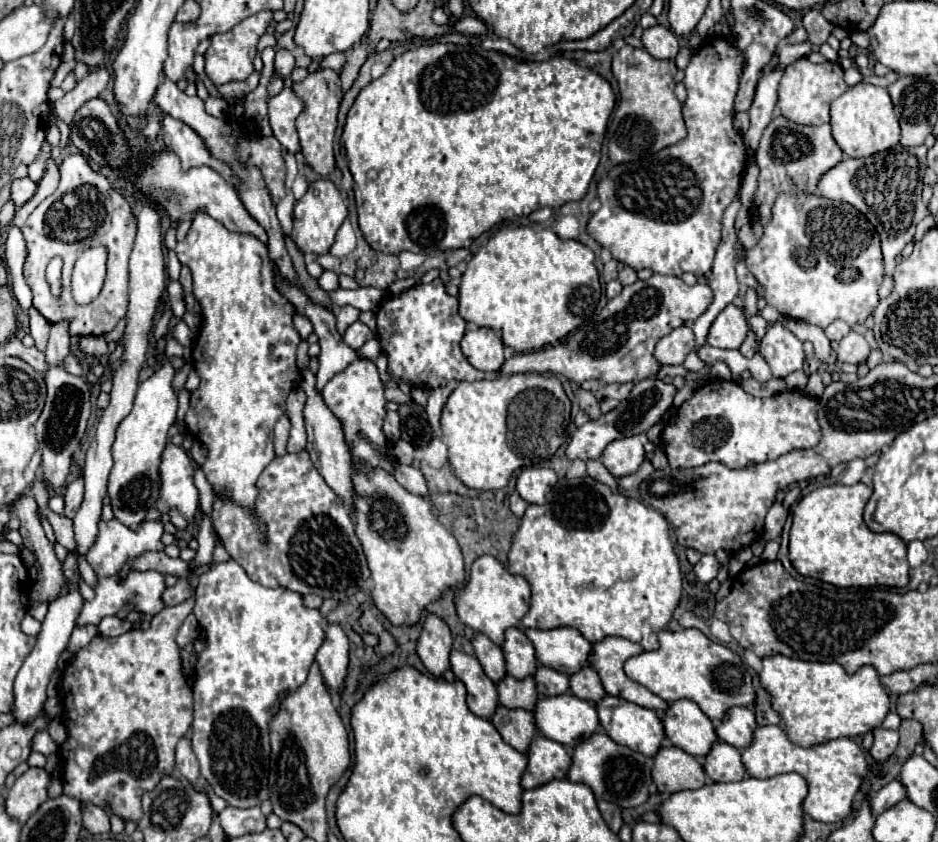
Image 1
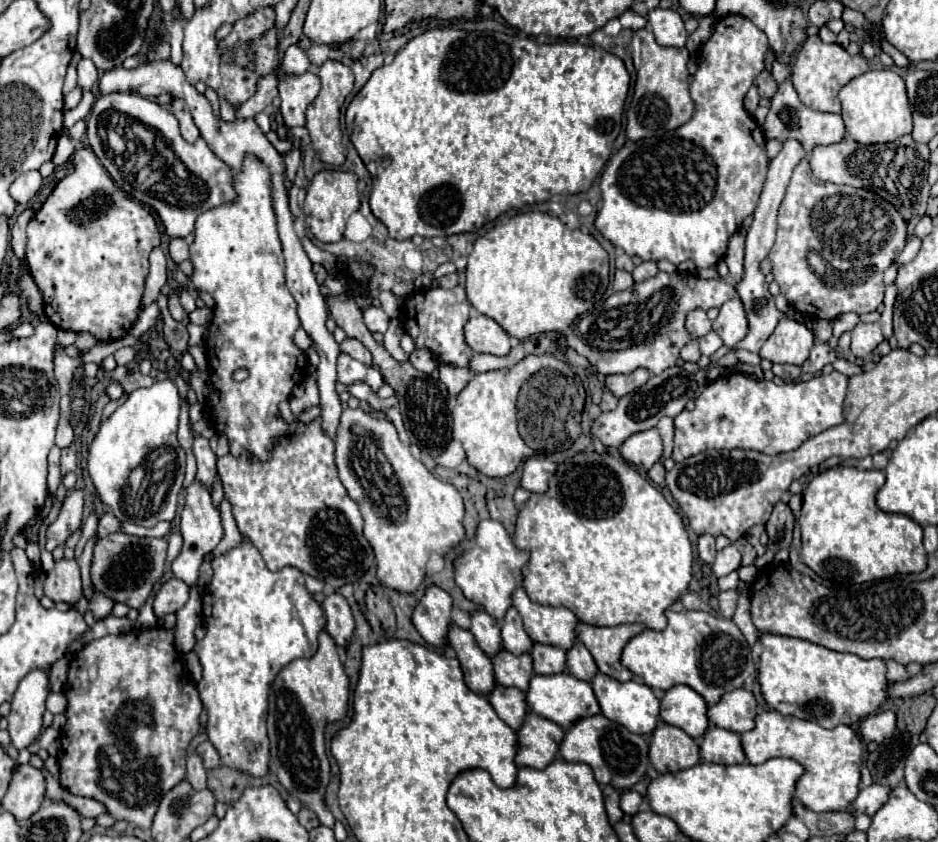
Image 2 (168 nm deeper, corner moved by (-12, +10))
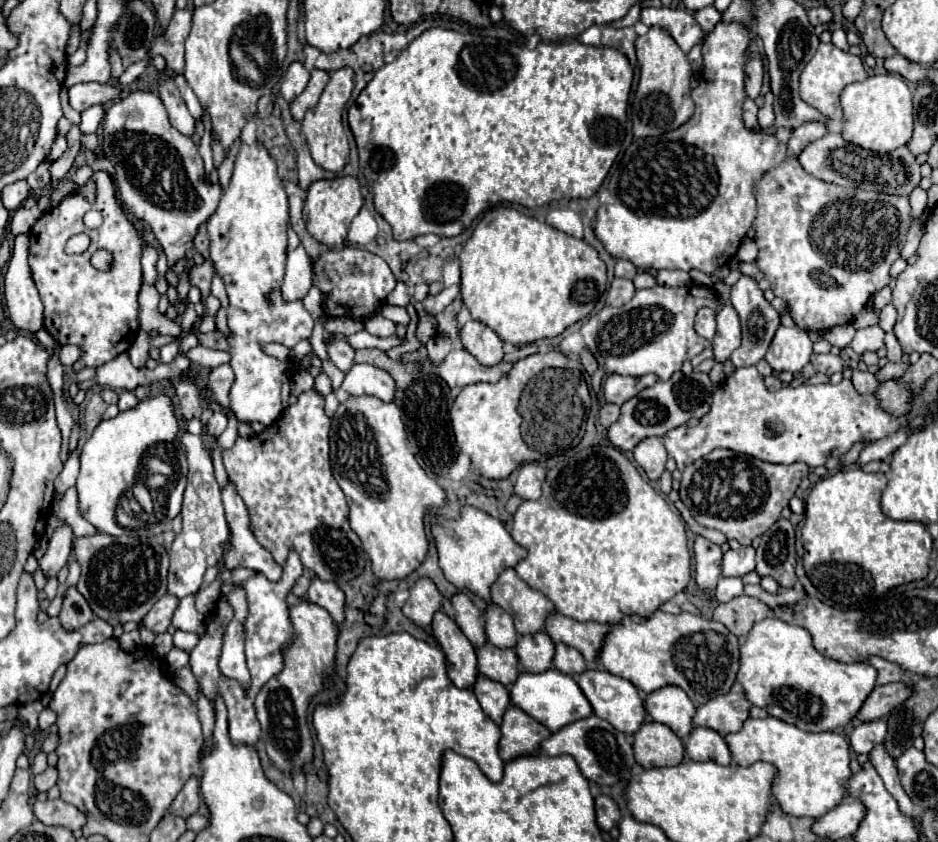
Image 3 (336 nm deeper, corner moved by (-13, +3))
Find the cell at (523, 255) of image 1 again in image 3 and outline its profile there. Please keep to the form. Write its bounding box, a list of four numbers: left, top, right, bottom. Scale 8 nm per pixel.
[460,207,606,345]

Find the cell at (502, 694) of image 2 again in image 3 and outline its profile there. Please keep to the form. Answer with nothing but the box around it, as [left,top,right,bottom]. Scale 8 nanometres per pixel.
[472,675,510,723]

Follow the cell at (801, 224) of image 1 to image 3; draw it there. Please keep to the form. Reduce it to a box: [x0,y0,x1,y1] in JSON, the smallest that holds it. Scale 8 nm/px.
[752,155,912,333]

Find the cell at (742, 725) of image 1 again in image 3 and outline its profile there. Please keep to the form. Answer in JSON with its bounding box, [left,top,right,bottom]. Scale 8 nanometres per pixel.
[692,691,750,735]

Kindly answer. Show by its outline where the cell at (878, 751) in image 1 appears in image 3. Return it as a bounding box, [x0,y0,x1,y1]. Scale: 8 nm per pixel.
[850,721,886,753]

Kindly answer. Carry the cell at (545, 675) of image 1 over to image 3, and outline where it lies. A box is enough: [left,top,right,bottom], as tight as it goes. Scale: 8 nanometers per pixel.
[514,631,554,673]

